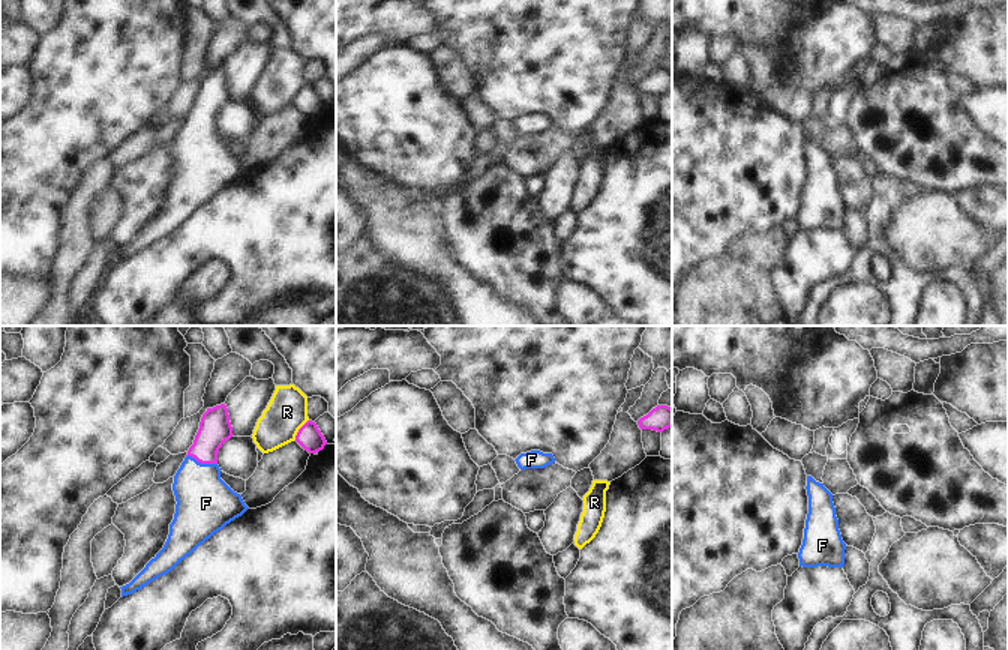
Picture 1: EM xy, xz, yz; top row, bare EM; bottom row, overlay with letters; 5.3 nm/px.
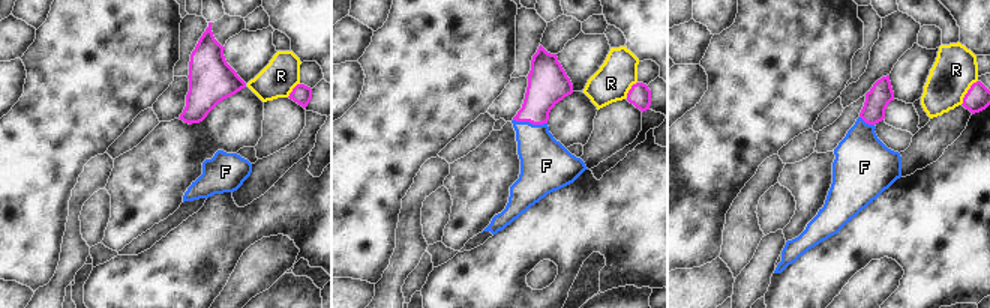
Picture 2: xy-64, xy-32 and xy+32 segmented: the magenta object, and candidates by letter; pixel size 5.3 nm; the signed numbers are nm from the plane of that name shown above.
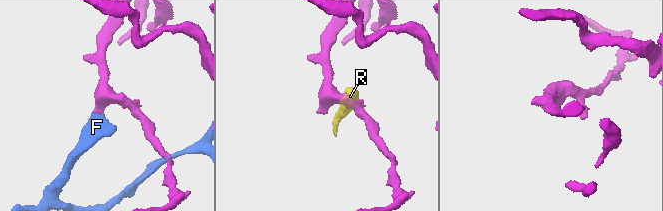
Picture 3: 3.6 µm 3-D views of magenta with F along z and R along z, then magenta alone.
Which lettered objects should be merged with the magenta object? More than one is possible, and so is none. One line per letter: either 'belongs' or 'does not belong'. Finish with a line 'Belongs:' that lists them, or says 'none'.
F: belongs
R: does not belong
Belongs: F

